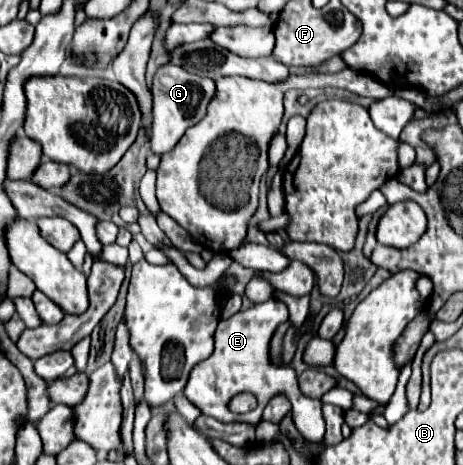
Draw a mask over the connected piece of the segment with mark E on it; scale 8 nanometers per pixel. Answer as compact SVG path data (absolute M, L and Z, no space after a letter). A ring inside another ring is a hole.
M275 298L263 302L263 304L253 304L245 312L237 312L235 316L221 320L217 330L215 330L215 352L205 360L199 362L187 380L185 386L185 396L201 408L203 414L213 416L219 422L251 422L257 424L261 420L261 412L269 398L285 394L293 406L293 420L299 422L299 432L311 440L319 442L325 436L325 422L321 414L321 400L307 398L299 392L297 386L297 374L293 368L283 368L283 366L273 366L269 362L269 340L273 336L273 330L281 324L287 322L289 312L287 306ZM239 392L251 392L257 398L257 408L247 412L247 414L233 414L229 410L229 402L235 394Z

